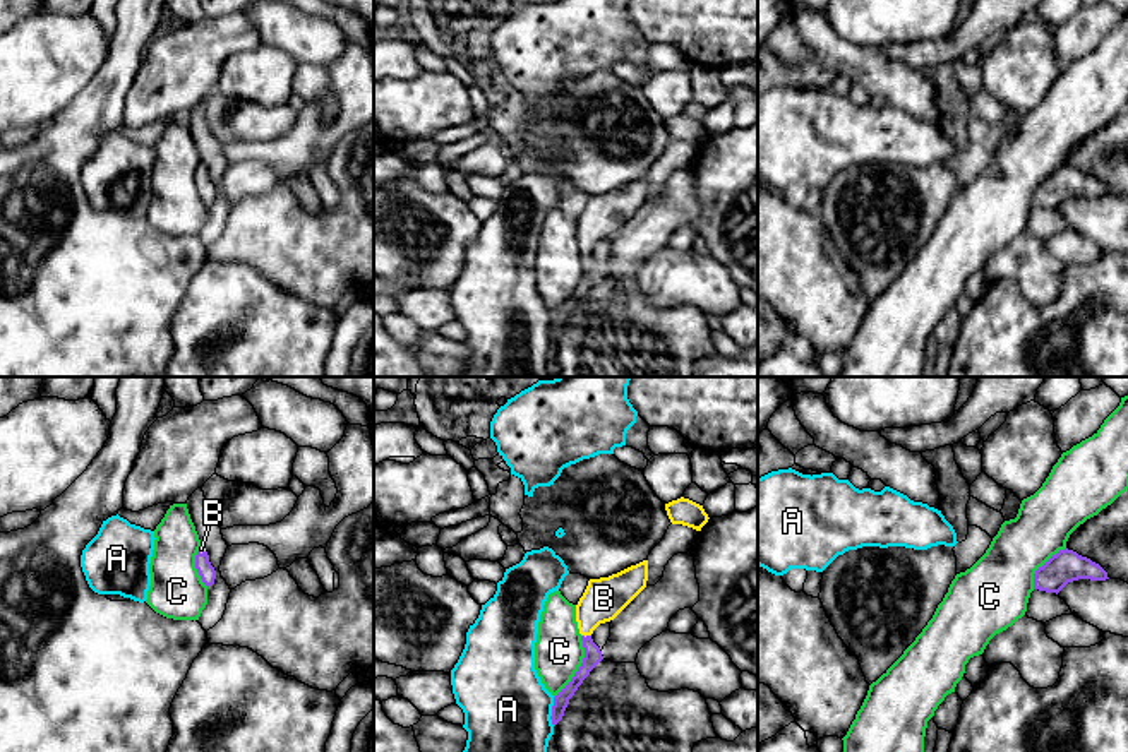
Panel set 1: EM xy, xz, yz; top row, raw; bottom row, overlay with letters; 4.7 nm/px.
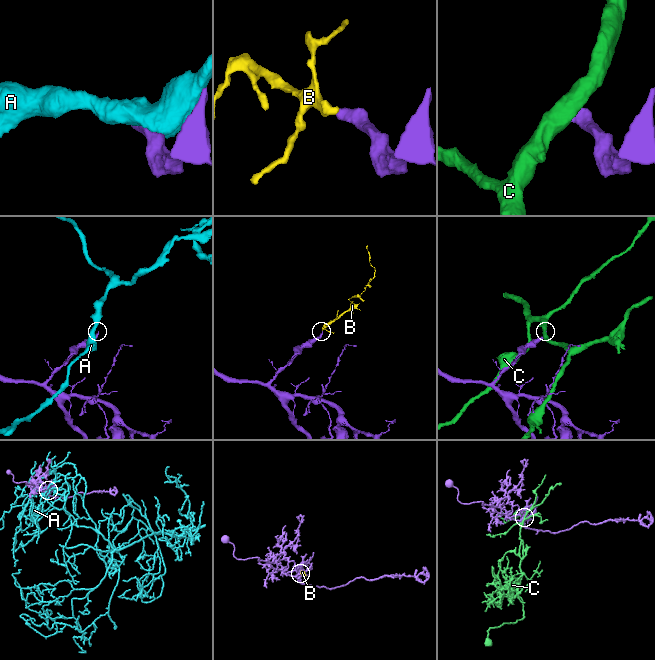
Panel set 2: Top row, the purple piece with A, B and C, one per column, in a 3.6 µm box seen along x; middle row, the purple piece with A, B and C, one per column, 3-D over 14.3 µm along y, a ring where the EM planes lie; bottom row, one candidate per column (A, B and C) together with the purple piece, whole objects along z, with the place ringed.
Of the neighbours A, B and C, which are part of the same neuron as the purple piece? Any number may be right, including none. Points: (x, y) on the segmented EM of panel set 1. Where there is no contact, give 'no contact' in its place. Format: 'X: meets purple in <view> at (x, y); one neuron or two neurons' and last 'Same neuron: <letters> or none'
A: meets purple in xz at (552, 711); two neurons
B: meets purple in xz at (587, 636); one neuron
C: meets purple in xz at (580, 667); two neurons
Same neuron: B

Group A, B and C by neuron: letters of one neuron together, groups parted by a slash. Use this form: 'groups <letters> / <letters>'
groups A / B / C

